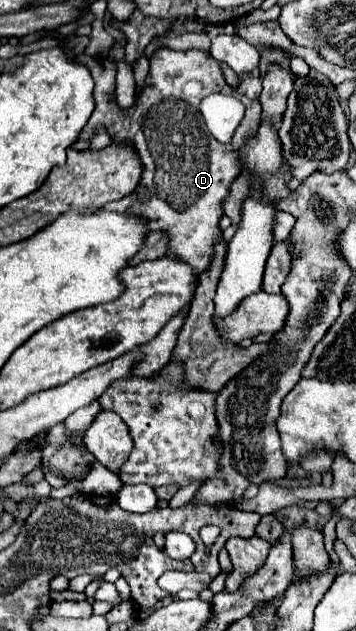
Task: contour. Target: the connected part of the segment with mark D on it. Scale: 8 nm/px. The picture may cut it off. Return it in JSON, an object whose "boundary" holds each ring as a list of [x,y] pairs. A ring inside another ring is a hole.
{"boundary":[[[158,49],[150,61],[150,73],[146,79],[146,87],[138,95],[134,107],[130,107],[128,111],[120,111],[116,103],[110,103],[110,95],[116,89],[116,81],[114,81],[116,65],[112,61],[108,61],[106,57],[100,59],[100,57],[88,57],[88,55],[78,55],[78,61],[84,63],[92,71],[92,77],[96,81],[96,87],[94,87],[96,109],[92,113],[92,119],[82,129],[80,141],[90,141],[94,137],[94,133],[98,131],[98,127],[104,127],[114,143],[132,145],[132,149],[140,155],[140,161],[144,167],[138,187],[130,195],[126,195],[124,199],[106,203],[102,209],[116,211],[116,213],[130,213],[130,215],[148,219],[148,223],[146,223],[148,231],[164,231],[170,235],[166,257],[180,259],[180,261],[188,263],[192,267],[194,275],[200,277],[204,271],[208,271],[208,267],[214,259],[214,245],[222,237],[222,229],[218,225],[218,221],[222,217],[220,203],[230,193],[230,183],[236,179],[236,175],[242,169],[242,159],[240,159],[242,145],[248,141],[248,137],[254,135],[254,131],[258,131],[260,103],[246,99],[246,95],[242,95],[238,91],[232,91],[224,83],[224,73],[222,73],[220,63],[216,59],[212,59],[212,55],[208,51],[202,51],[202,49],[188,49],[188,51]],[[226,89],[228,89],[228,95],[232,93],[232,97],[236,97],[244,103],[246,113],[244,113],[244,119],[238,125],[232,141],[222,145],[212,135],[208,135],[204,119],[200,115],[200,101],[210,93],[226,93]]]}

